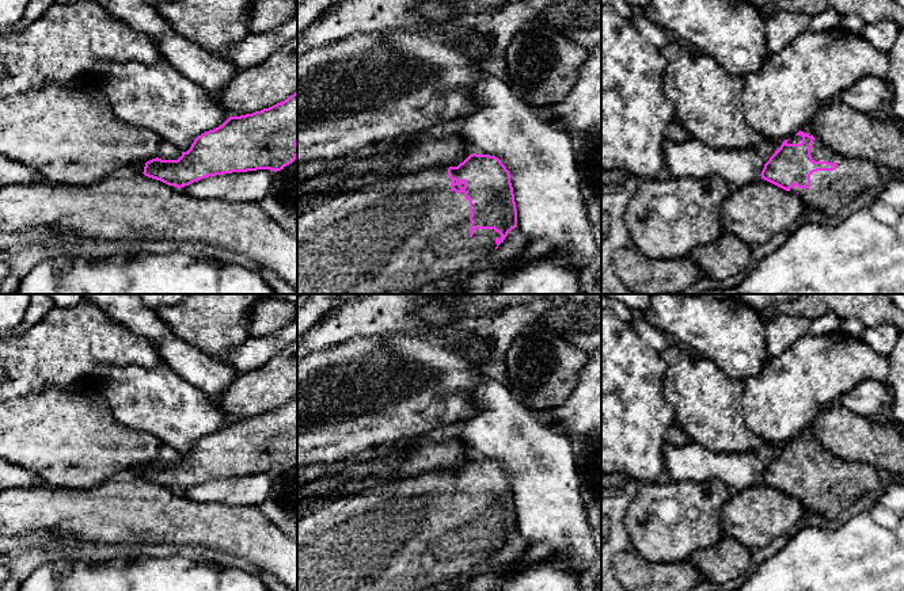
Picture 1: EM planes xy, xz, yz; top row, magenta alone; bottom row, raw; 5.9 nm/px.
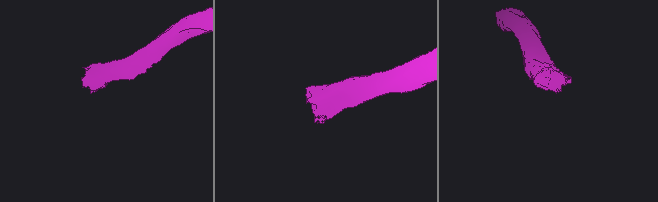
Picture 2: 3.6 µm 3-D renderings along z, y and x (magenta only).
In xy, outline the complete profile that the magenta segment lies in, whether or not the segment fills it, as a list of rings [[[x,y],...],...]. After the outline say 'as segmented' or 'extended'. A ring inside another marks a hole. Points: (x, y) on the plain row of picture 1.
[[[297,394],[269,412],[229,420],[219,431],[198,439],[178,464],[159,461],[145,466],[144,478],[182,492],[201,483],[257,473],[281,474],[297,461]]]; as segmented

